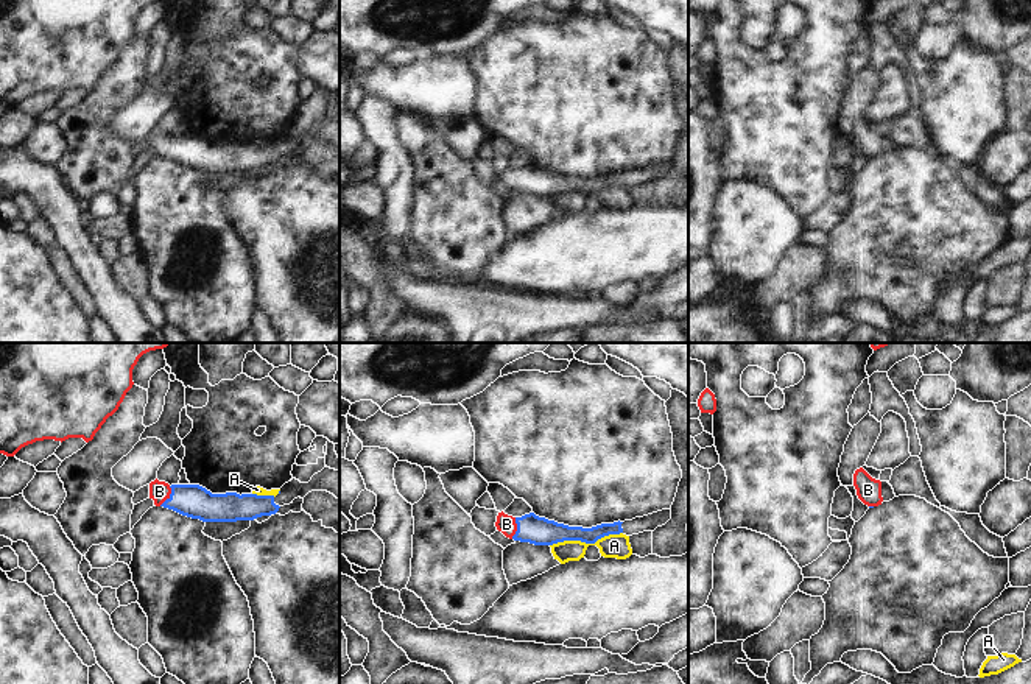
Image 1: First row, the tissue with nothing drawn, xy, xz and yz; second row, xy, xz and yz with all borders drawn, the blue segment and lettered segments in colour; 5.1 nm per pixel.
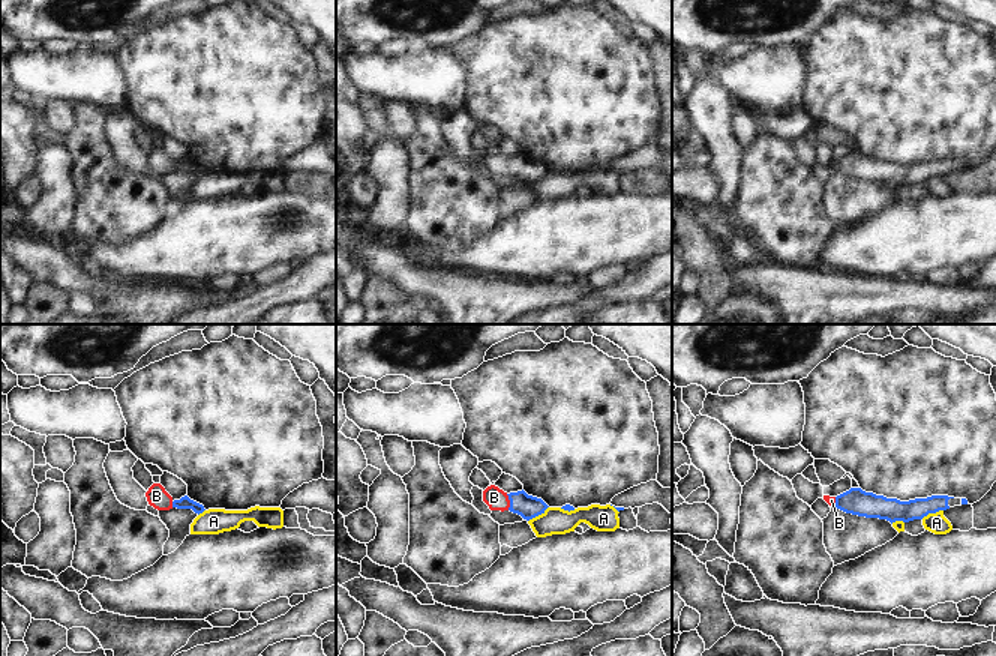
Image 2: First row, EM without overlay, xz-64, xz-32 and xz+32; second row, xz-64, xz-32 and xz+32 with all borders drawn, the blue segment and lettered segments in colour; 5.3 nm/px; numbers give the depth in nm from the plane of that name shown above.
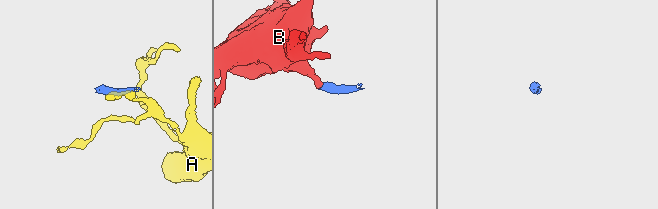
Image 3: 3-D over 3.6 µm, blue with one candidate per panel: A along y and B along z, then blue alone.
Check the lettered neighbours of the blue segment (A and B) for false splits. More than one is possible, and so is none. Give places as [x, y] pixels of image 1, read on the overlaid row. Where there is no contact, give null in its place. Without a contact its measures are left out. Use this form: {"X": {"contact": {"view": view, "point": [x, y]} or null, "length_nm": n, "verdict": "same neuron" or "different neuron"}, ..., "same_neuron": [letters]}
{"A": {"contact": {"view": "xz", "point": [586, 542]}, "length_nm": 380, "verdict": "different neuron"}, "B": {"contact": {"view": "xy", "point": [170, 496]}, "length_nm": 120, "verdict": "same neuron"}, "same_neuron": ["B"]}

